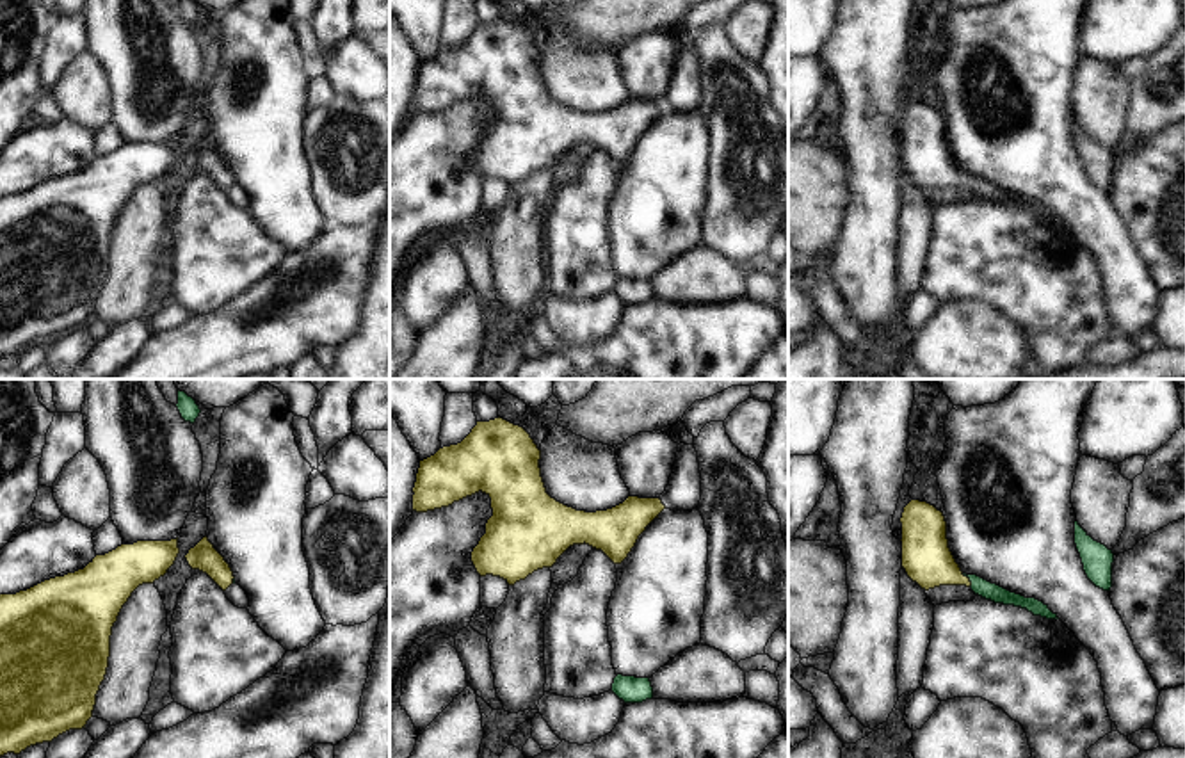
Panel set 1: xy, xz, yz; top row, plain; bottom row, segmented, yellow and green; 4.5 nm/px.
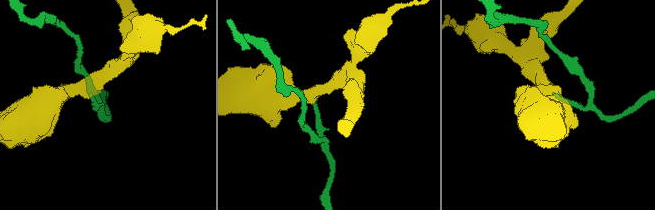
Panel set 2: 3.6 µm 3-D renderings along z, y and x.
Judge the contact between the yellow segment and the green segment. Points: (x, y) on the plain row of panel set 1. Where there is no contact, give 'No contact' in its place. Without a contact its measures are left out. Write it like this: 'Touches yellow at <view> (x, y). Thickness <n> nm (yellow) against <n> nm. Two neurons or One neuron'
Touches yellow at yz (968, 180). Thickness 220 nm (yellow) against 80 nm. One neuron.

